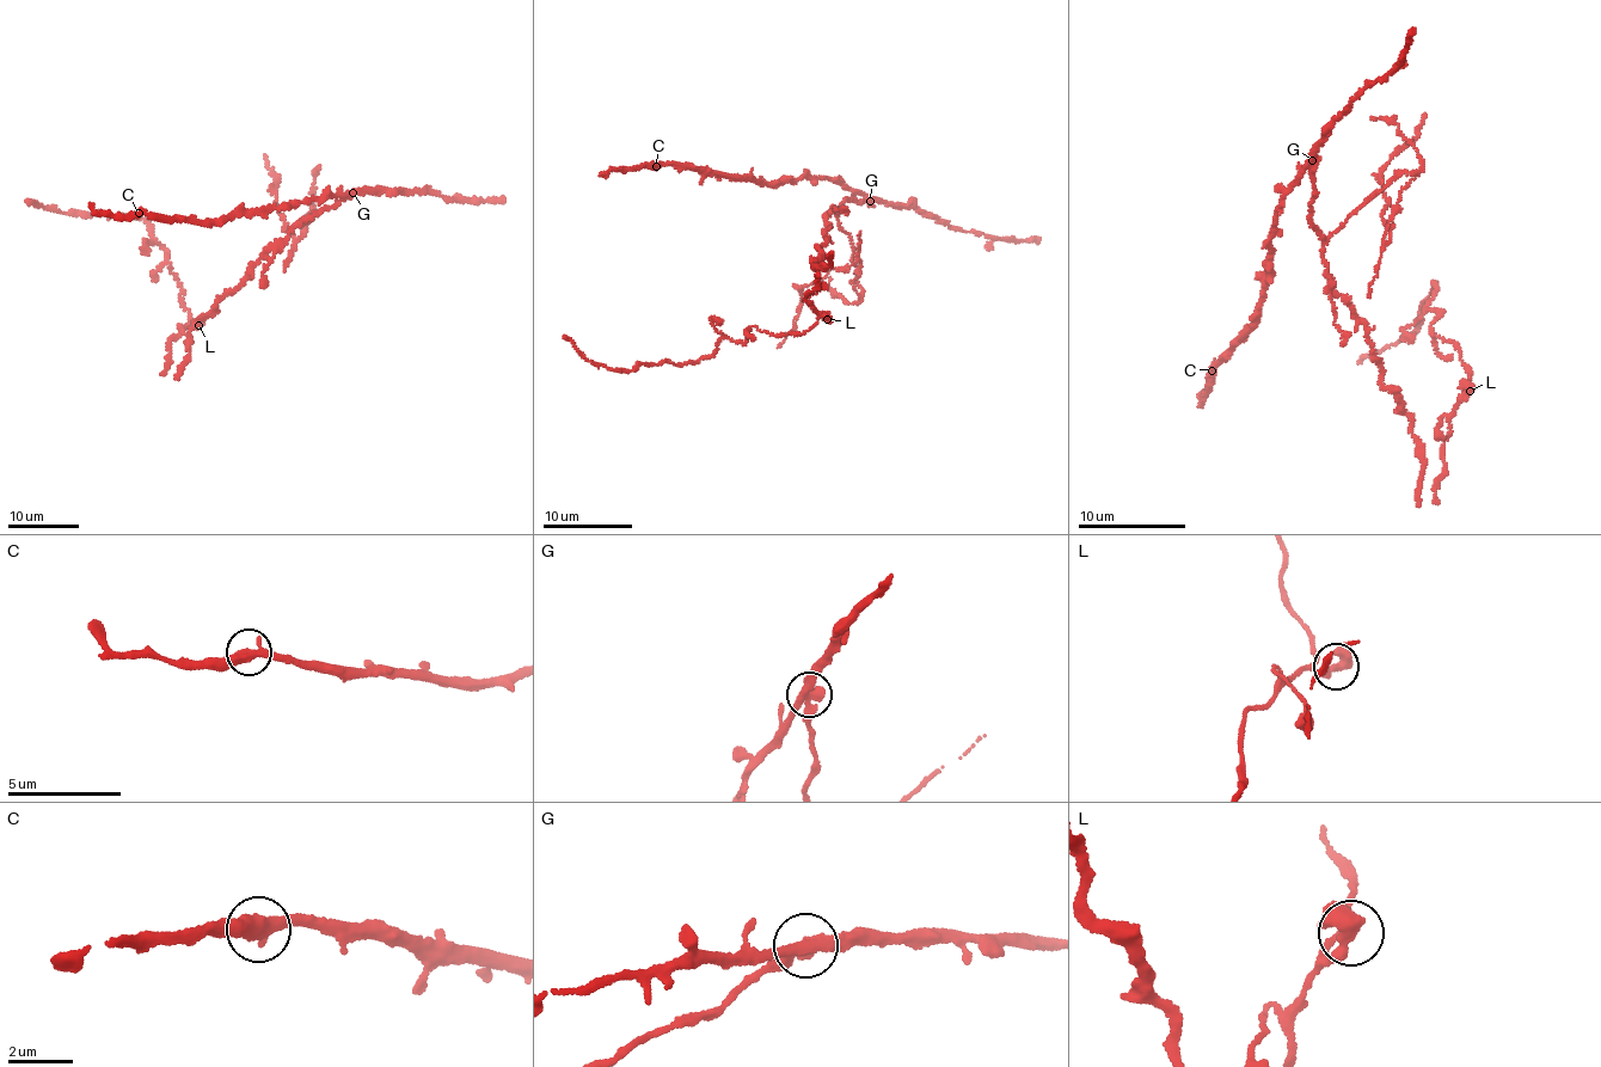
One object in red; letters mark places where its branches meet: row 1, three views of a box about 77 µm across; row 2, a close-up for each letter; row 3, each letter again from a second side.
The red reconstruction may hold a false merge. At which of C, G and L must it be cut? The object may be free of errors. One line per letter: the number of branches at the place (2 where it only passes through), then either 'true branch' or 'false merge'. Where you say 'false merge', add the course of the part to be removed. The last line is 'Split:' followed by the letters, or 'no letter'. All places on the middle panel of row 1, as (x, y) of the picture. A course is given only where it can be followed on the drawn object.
C: branches 3; true branch
G: branches 3; false merge; course (871, 201), (847, 200), (836, 214), (859, 295), (859, 257), (799, 292), (795, 330), (777, 348)
L: branches 3; true branch
Split: G

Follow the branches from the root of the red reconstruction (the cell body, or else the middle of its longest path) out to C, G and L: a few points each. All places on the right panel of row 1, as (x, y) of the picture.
C: (1365, 326), (1330, 283), (1311, 216), (1318, 196), (1306, 169), (1276, 208), (1258, 320), (1235, 338), (1212, 371)
G: (1365, 326), (1353, 317), (1349, 305), (1335, 294), (1330, 283), (1324, 247), (1311, 216), (1318, 196), (1313, 160)
L: (1365, 326), (1384, 384), (1398, 392), (1417, 440), (1424, 445), (1435, 437), (1442, 418), (1470, 391)

